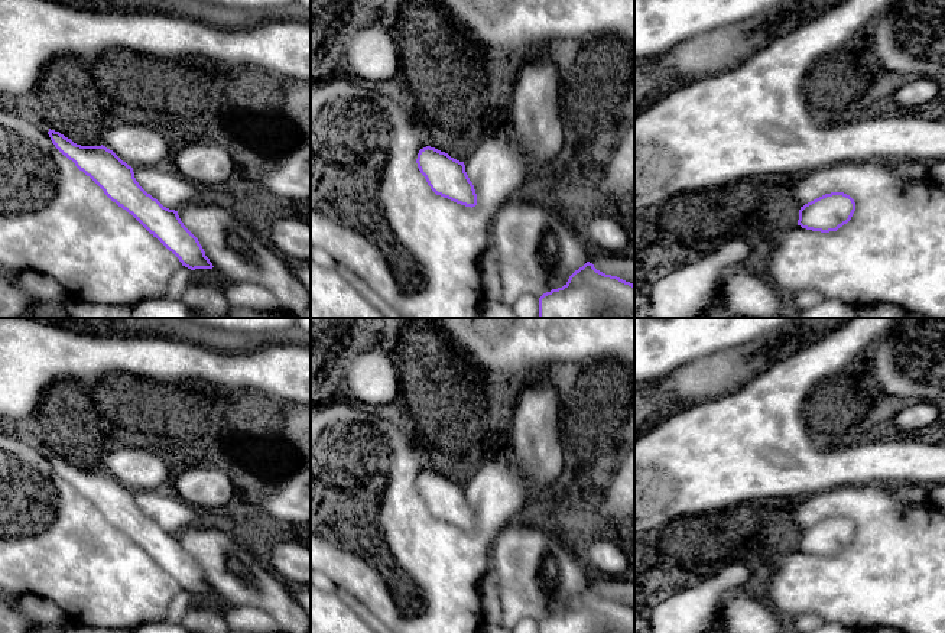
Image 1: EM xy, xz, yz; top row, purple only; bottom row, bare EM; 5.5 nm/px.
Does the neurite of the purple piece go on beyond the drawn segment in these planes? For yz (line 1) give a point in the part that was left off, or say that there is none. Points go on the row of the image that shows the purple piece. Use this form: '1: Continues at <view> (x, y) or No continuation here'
1: No continuation here

